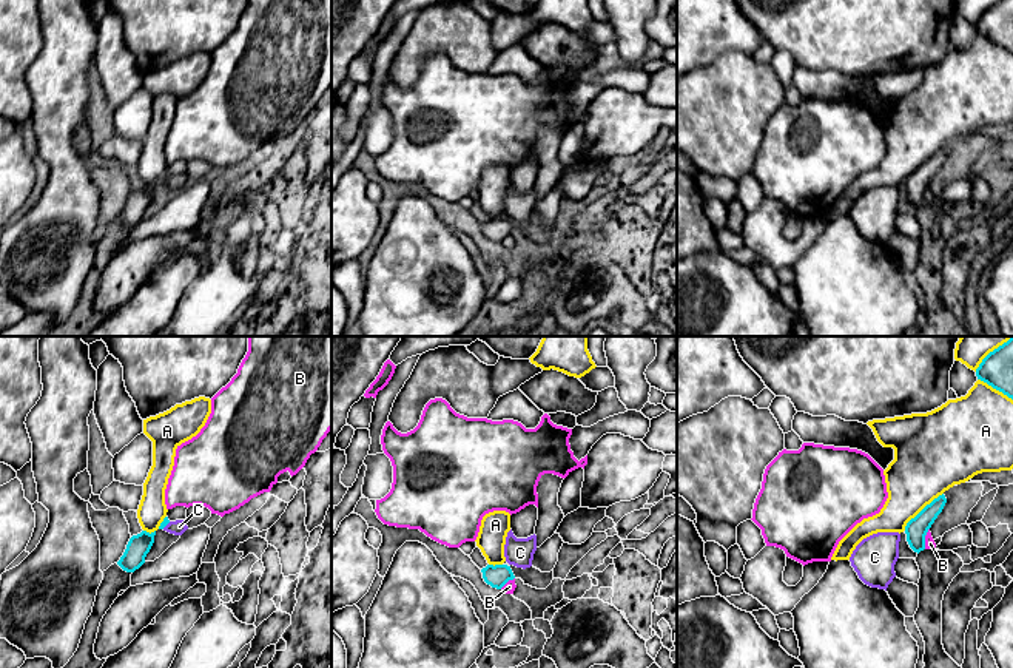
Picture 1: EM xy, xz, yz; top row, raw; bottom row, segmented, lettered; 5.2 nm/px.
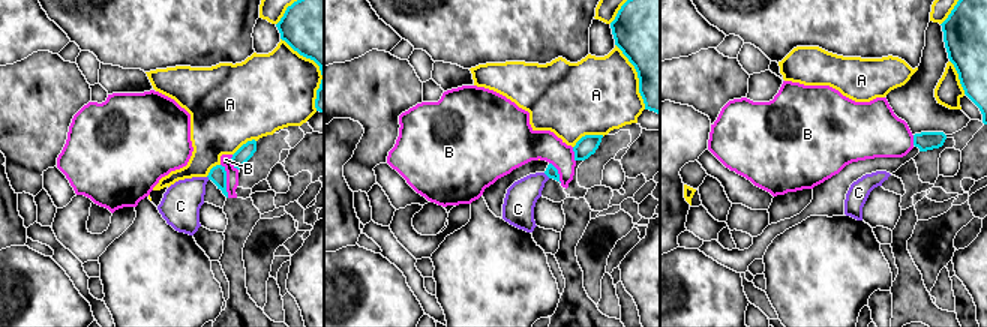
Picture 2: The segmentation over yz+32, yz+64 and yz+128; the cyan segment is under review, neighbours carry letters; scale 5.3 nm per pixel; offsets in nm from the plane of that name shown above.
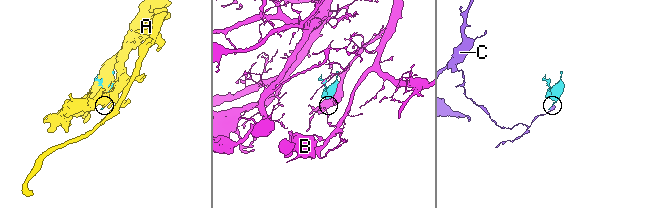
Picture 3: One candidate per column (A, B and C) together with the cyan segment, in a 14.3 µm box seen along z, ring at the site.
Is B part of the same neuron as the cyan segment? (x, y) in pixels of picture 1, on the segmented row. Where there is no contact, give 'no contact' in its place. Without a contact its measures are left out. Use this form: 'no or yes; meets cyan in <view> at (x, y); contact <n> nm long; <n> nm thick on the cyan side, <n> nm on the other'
no; meets cyan in yz at (924, 539); contact 110 nm long; 120 nm thick on the cyan side, 50 nm on the other

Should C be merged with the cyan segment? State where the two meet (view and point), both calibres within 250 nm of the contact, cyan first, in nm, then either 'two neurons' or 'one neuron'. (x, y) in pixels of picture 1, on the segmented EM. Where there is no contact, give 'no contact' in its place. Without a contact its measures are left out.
xy (165, 525) | 40/80 nm | two neurons

